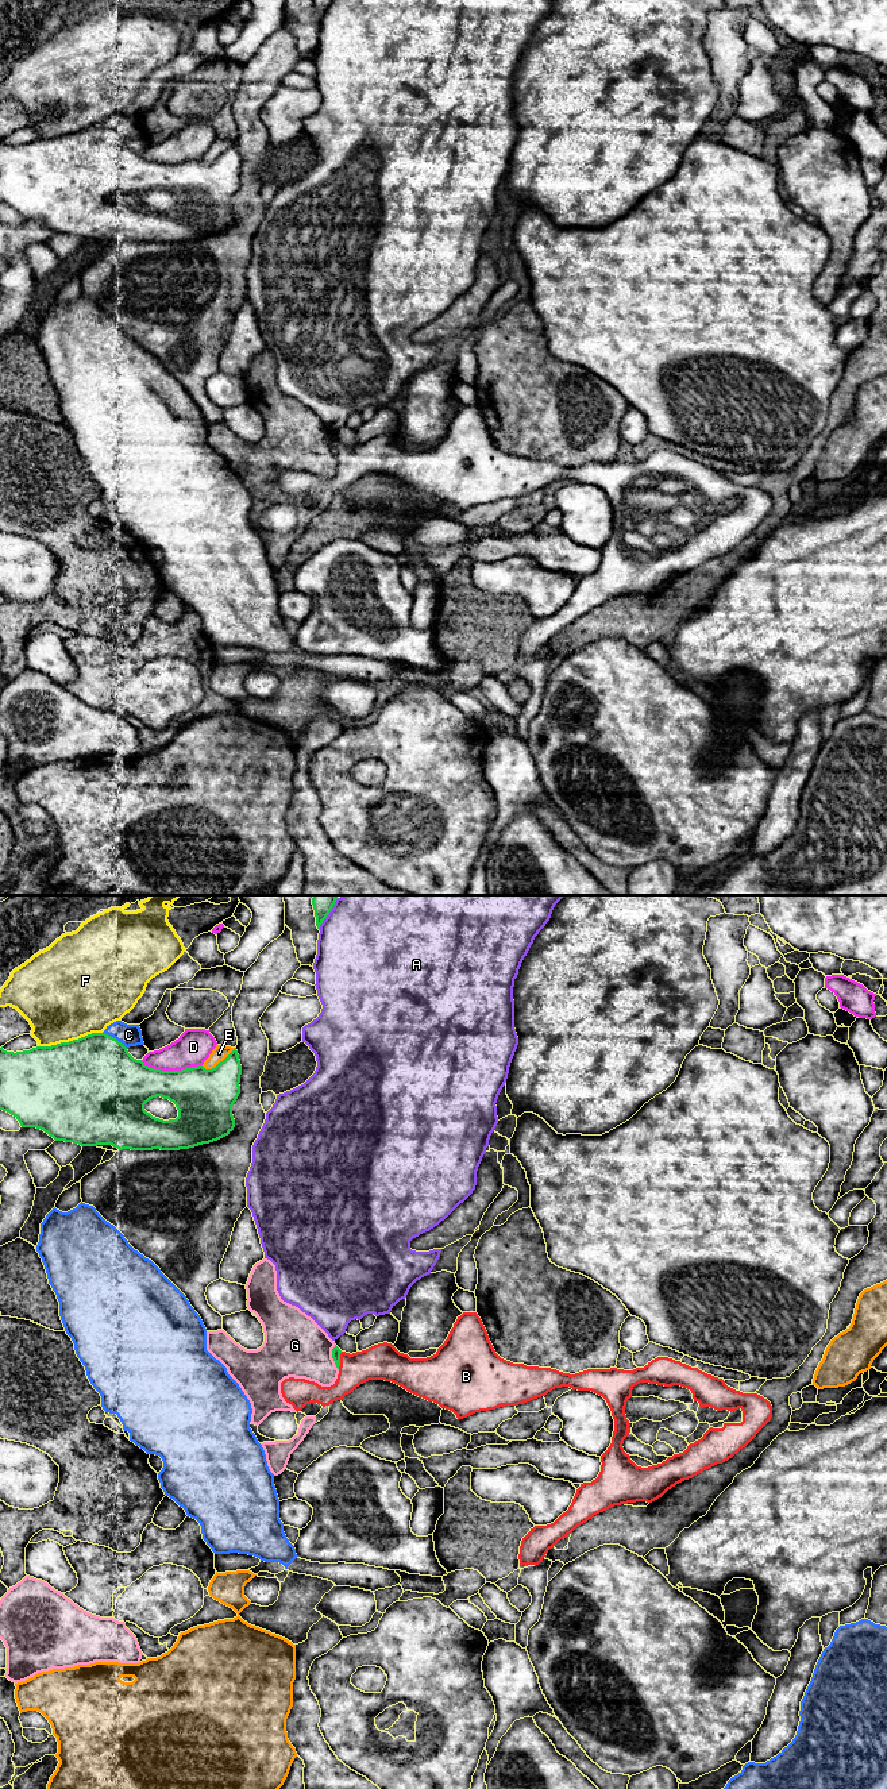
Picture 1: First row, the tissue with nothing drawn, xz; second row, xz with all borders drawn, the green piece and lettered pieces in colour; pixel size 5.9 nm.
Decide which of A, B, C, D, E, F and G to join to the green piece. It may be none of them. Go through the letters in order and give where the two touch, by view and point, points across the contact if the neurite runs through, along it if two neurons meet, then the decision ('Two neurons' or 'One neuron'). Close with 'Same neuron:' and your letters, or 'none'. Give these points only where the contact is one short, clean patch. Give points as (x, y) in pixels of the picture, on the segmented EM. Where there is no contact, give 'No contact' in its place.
A: Touches green at xz (328, 913). Two neurons
B: Touches green at xz (339, 1360). One neuron
C: Touches green at xz (115, 1038). Two neurons
D: Touches green at xz (172, 1071). Two neurons
E: Touches green at xz (219, 1063). Two neurons
F: Touches green at xz (70, 1041). Two neurons
G: Touches green at xz (332, 1357). Two neurons
Same neuron: B

